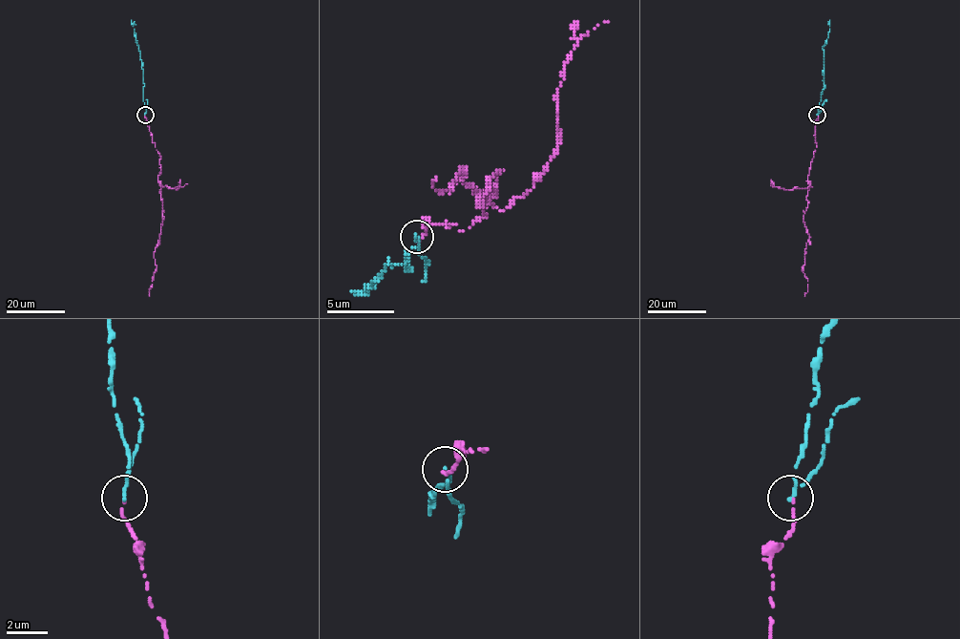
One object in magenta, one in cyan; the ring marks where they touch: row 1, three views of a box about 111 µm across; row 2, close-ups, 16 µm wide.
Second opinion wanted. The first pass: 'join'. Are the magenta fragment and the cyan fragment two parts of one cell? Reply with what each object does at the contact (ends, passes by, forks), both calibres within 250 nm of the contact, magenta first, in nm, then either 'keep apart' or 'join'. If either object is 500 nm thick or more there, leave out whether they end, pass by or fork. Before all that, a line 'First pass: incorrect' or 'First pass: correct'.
First pass: correct
magenta ends; cyan ends; calibres 140 and 190 nm; join

